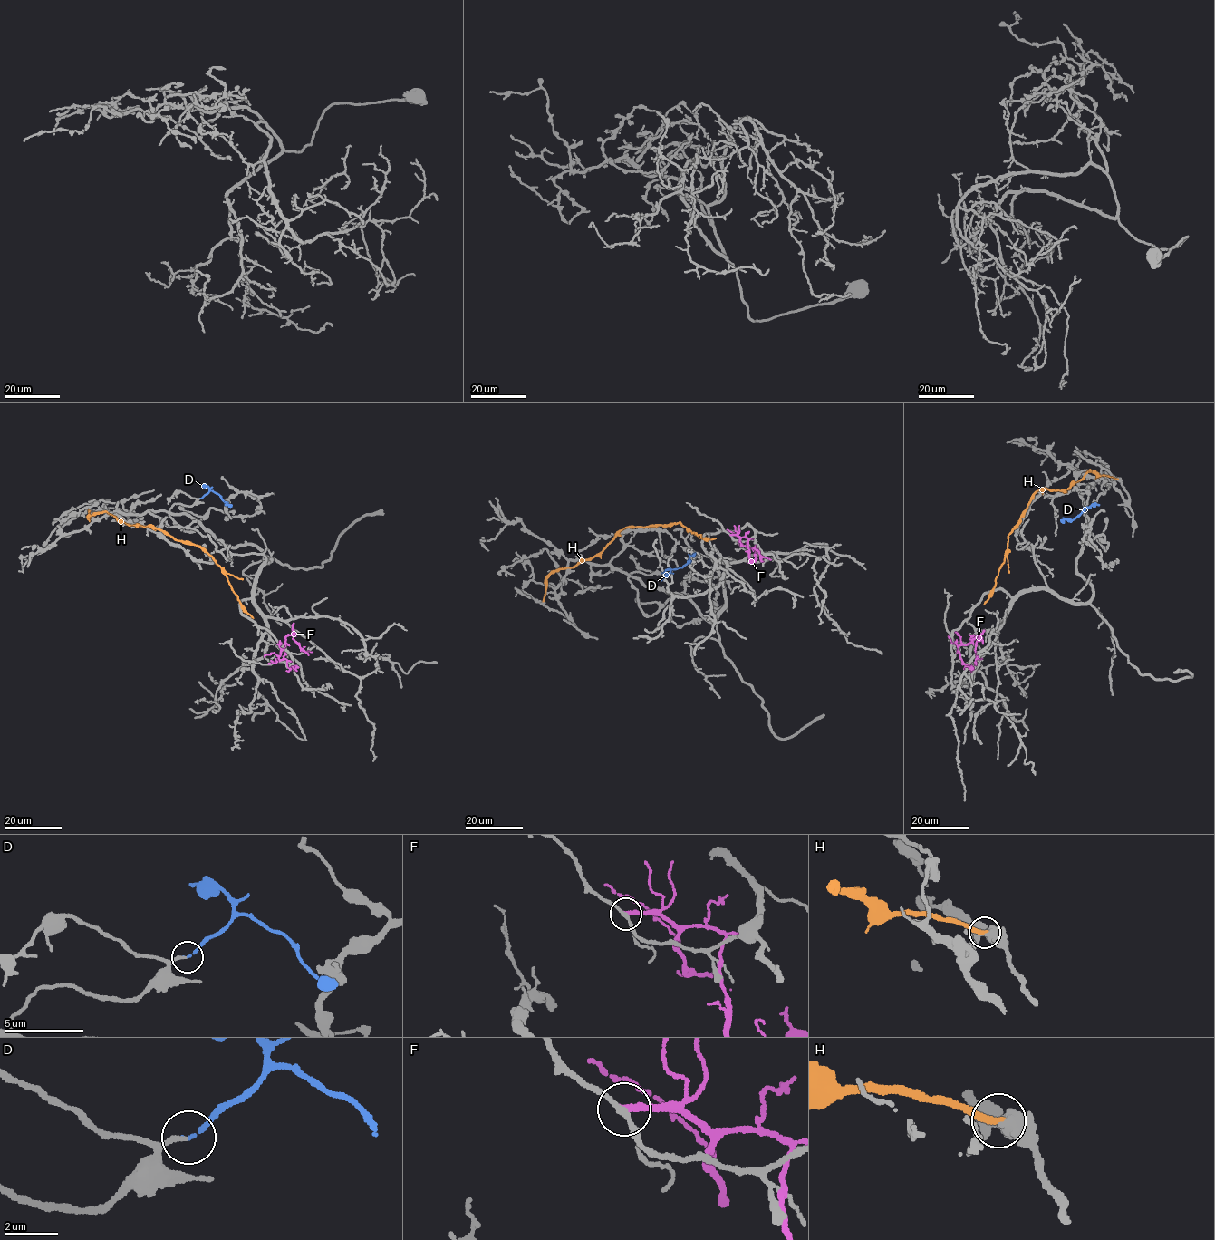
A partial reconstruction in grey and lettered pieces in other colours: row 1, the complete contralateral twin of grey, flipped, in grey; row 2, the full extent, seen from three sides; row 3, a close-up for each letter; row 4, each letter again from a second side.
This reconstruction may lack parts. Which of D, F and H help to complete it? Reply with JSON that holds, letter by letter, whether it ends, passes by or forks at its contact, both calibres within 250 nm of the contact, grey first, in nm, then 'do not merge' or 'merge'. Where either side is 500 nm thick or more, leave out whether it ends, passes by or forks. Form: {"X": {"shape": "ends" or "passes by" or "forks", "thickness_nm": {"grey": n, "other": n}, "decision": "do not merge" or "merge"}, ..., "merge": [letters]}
{"D": {"shape": "ends", "thickness_nm": {"grey": 170, "other": 130}, "decision": "merge"}, "F": {"shape": "ends", "thickness_nm": {"grey": 170, "other": 280}, "decision": "do not merge"}, "H": {"thickness_nm": {"grey": 550, "other": 280}, "decision": "do not merge"}, "merge": ["D"]}

